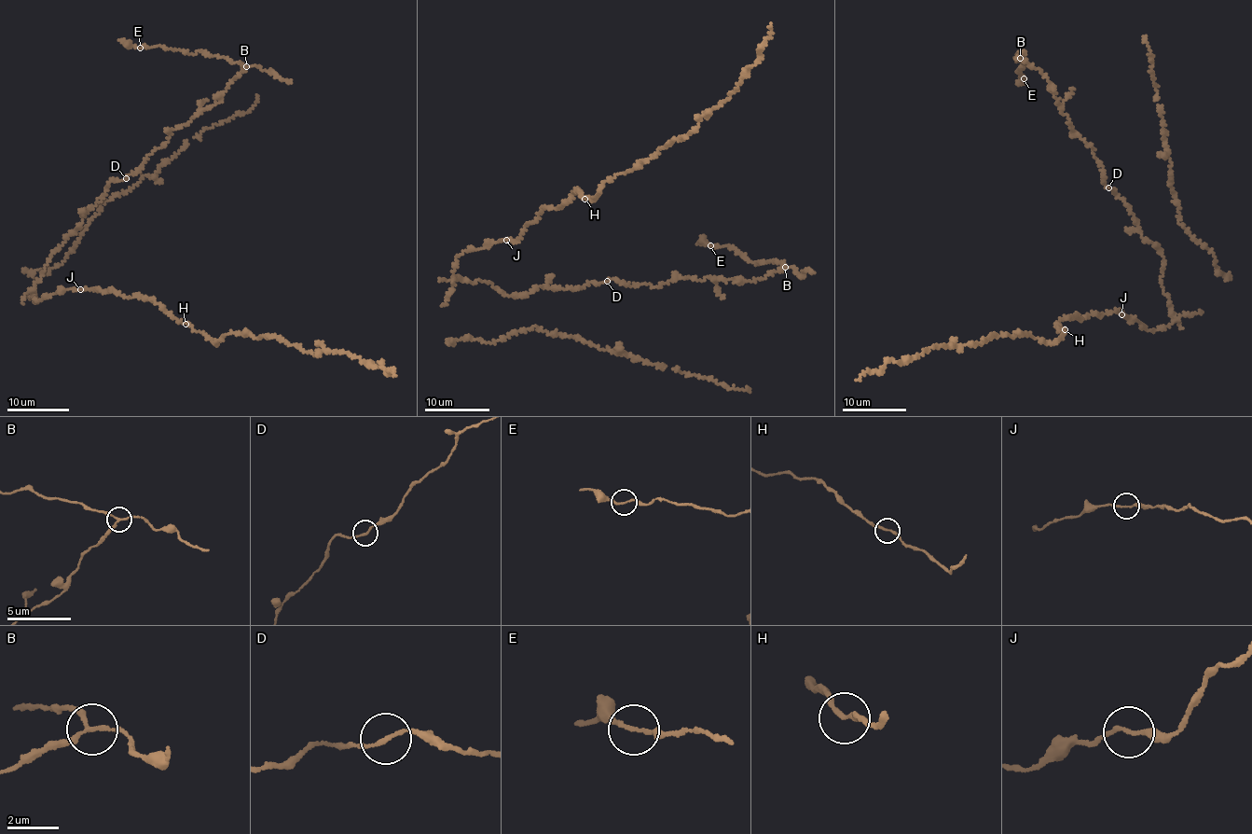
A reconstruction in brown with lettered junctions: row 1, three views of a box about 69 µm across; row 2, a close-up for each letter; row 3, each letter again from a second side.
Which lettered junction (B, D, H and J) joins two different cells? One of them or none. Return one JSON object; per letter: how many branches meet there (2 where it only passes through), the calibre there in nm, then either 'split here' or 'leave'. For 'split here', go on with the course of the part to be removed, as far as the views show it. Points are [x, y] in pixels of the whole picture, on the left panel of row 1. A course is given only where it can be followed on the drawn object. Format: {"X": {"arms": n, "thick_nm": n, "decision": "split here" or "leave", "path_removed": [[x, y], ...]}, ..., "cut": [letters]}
{"B": {"arms": 3, "thick_nm": 140, "decision": "split here", "path_removed": [[246, 66], [222, 57], [210, 57], [202, 51], [184, 52], [159, 47], [146, 48], [117, 41]]}, "D": {"arms": 2, "thick_nm": 150, "decision": "leave"}, "H": {"arms": 2, "thick_nm": 170, "decision": "leave"}, "J": {"arms": 2, "thick_nm": 150, "decision": "leave"}, "cut": ["B"]}

